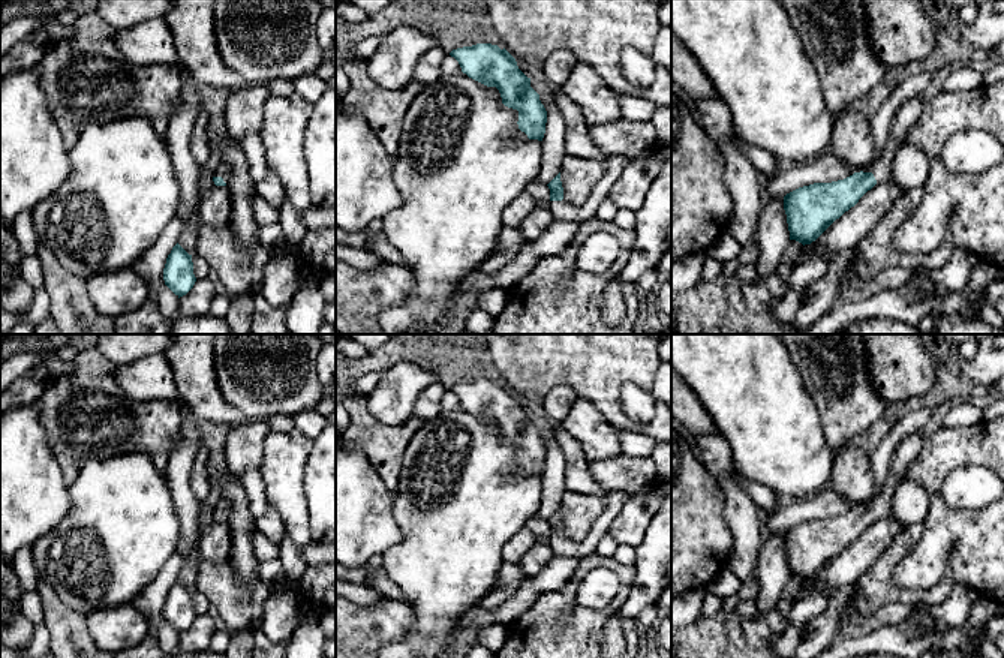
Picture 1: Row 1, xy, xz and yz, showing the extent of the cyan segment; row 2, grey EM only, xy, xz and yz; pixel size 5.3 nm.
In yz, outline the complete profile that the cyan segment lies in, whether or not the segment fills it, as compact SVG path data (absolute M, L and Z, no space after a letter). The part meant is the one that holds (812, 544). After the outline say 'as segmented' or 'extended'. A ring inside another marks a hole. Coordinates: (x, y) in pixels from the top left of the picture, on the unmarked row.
M919 432L905 436L896 445L881 493L871 508L860 507L844 516L814 519L787 529L784 546L790 576L811 580L877 519L892 514L898 475L922 453L923 445L925 439Z; extended

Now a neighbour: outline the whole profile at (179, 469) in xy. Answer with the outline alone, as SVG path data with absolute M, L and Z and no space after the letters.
M180 433L163 469L163 477L169 486L172 502L180 519L181 529L177 552L183 556L184 562L199 555L198 541L202 502L196 499L192 490L195 456L195 447Z

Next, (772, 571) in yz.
M782 532L772 535L758 552L754 573L754 580L758 583L755 618L764 619L764 615L779 604L788 579L790 567Z

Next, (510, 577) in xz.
M503 562L498 573L496 585L478 601L477 607L498 610L527 579L530 577L520 570L518 564Z

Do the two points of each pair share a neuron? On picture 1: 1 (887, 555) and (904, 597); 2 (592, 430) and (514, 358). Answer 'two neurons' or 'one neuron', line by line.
1: one neuron
2: two neurons

